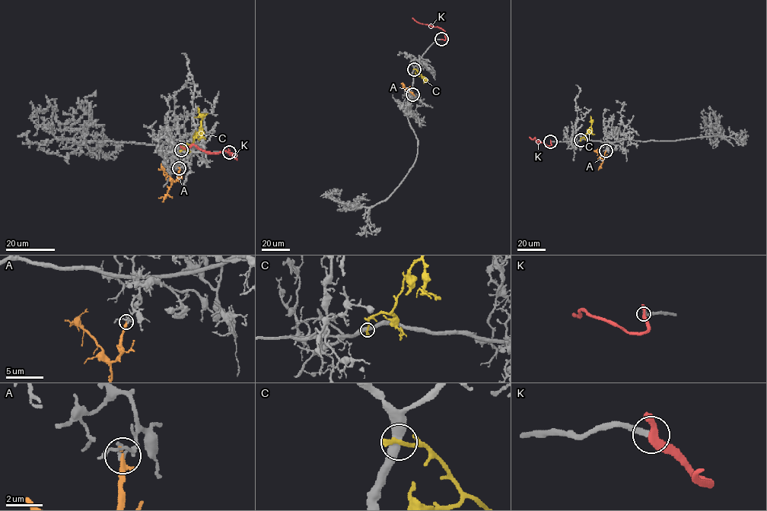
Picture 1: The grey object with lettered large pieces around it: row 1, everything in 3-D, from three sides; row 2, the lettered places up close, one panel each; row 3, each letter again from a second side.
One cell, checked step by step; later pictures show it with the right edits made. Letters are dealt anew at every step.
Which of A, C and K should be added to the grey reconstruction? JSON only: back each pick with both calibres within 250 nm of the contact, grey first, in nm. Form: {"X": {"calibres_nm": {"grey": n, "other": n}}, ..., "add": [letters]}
{"add": []}

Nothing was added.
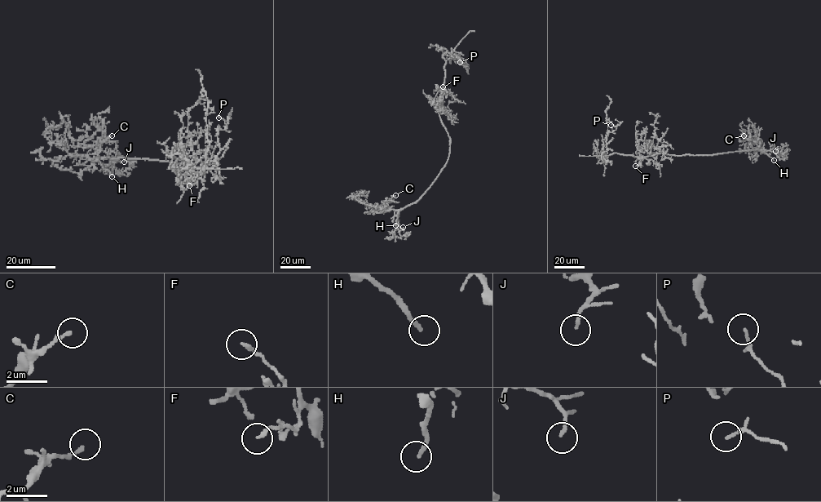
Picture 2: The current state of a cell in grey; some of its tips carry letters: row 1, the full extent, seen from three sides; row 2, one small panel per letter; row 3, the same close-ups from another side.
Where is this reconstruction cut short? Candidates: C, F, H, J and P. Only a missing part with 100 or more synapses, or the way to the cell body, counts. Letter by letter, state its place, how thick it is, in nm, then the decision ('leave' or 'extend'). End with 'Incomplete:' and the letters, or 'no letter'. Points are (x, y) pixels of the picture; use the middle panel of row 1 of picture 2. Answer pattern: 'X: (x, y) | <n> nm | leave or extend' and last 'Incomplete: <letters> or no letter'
C: (395, 195) | 140 nm | leave
F: (443, 86) | 150 nm | leave
H: (395, 225) | 190 nm | extend
J: (403, 227) | 160 nm | leave
P: (460, 62) | 120 nm | leave
Incomplete: H

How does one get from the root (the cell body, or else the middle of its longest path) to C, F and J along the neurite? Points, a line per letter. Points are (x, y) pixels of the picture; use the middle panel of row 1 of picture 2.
C: (450, 144), (445, 166), (417, 200), (399, 210), (386, 211), (386, 202), (395, 195)
F: (450, 144), (450, 137), (438, 109), (439, 95), (446, 91), (443, 86)
J: (450, 144), (448, 159), (433, 184), (415, 202), (399, 211), (398, 221), (399, 226), (403, 227)

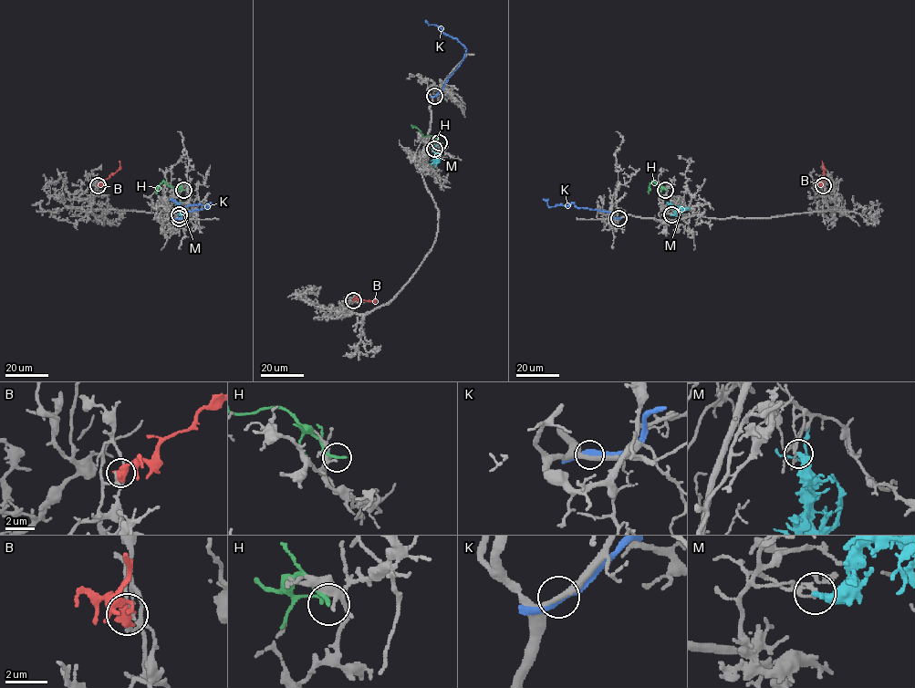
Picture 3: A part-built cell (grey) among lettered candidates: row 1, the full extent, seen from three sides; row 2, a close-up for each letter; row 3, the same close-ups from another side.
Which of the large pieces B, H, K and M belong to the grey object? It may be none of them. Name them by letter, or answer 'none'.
none

